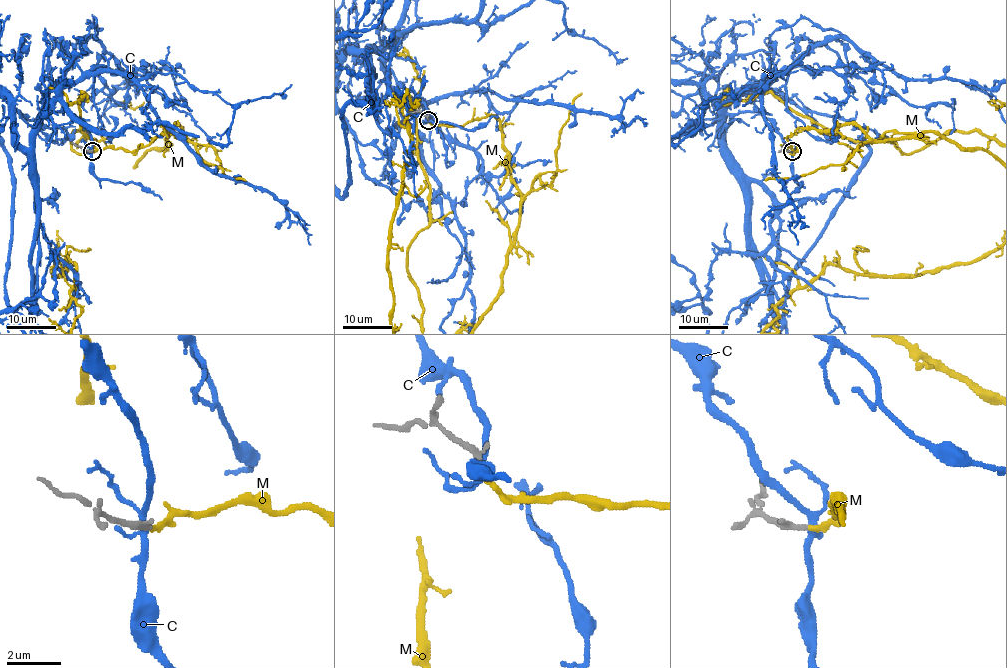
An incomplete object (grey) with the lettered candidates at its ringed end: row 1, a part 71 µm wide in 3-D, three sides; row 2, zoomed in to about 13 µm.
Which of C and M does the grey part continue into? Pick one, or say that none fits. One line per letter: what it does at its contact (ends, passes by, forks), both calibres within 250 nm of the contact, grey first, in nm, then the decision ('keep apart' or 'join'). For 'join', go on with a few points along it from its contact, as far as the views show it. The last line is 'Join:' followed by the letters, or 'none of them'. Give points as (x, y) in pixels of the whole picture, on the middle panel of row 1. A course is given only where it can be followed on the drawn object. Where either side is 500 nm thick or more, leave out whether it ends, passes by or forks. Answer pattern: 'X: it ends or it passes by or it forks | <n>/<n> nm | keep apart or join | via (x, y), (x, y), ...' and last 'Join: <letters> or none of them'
C: it forks | 220/220 nm | keep apart
M: it ends | 220/200 nm | join
Join: M

